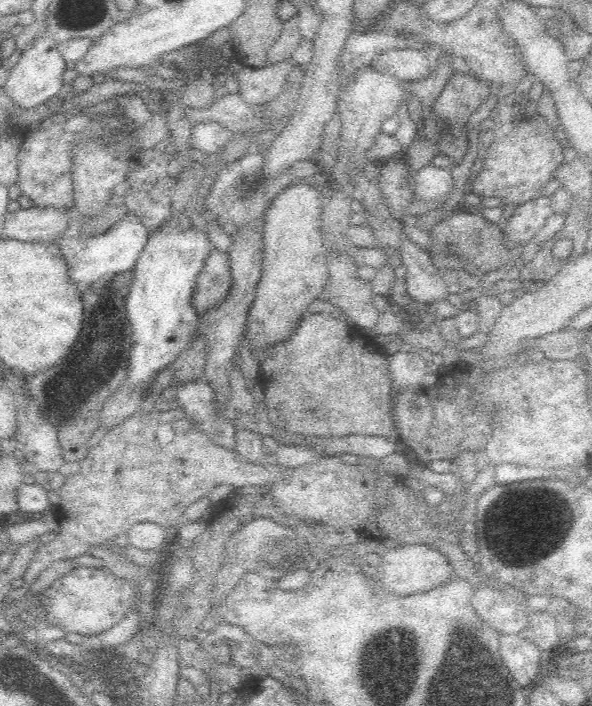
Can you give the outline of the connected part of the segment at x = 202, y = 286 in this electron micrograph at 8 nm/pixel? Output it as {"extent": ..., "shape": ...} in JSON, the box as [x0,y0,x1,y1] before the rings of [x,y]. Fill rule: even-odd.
{"extent":[191,248,232,313],"shape":[[[213,248],[198,276],[191,301],[199,313],[220,306],[232,286],[229,253]]]}

